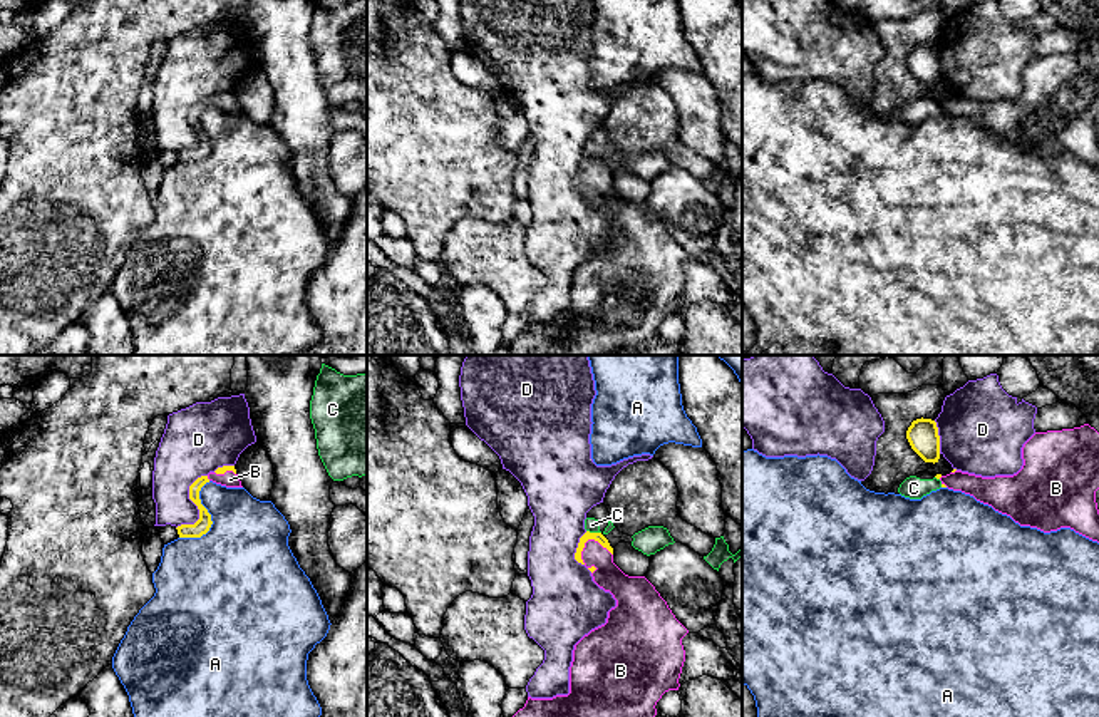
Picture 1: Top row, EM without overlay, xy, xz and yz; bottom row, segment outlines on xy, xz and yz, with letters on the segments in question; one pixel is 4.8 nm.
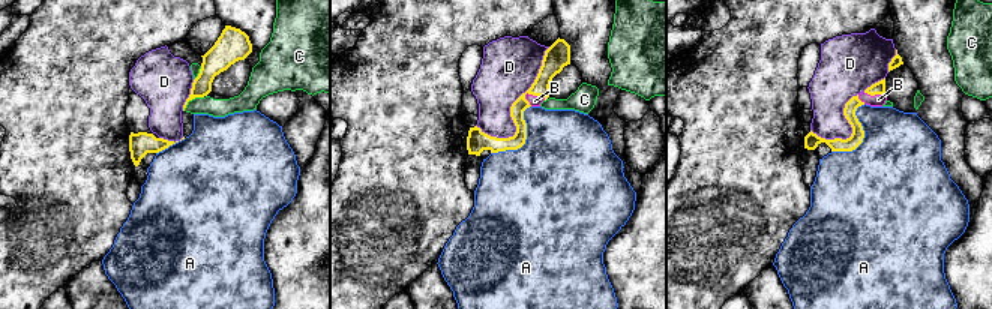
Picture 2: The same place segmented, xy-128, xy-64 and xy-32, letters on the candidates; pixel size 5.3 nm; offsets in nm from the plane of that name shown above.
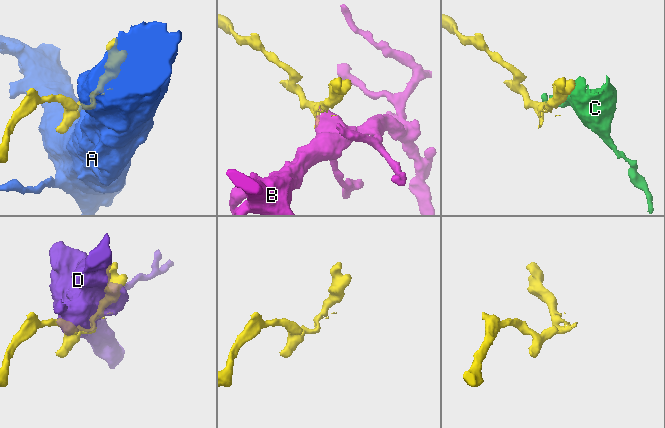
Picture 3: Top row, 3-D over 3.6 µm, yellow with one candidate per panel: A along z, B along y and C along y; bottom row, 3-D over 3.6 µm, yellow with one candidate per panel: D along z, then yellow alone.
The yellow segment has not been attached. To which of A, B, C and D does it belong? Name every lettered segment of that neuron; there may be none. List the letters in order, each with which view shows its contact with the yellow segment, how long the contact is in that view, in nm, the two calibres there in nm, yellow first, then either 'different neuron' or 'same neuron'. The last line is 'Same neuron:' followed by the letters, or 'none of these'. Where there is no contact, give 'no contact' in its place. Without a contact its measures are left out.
A: xy | 320 nm | 80/440 nm | different neuron
B: xz | 160 nm | 50/130 nm | same neuron
C: xz | 70 nm | 50/70 nm | different neuron
D: xy | 300 nm | 80/260 nm | different neuron
Same neuron: B

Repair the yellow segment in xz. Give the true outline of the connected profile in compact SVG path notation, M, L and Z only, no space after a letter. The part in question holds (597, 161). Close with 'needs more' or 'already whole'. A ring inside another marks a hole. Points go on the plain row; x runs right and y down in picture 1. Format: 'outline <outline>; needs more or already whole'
outline M586 156L578 168L575 184L585 189L593 206L610 216L617 224L617 231L608 236L606 248L585 260L573 275L570 291L570 318L553 323L528 322L519 333L506 347L513 355L615 355L622 352L635 352L657 340L657 327L668 315L678 315L680 298L685 286L682 263L689 255L675 243L667 226L645 201L628 201L613 188L613 173L601 157Z; needs more

